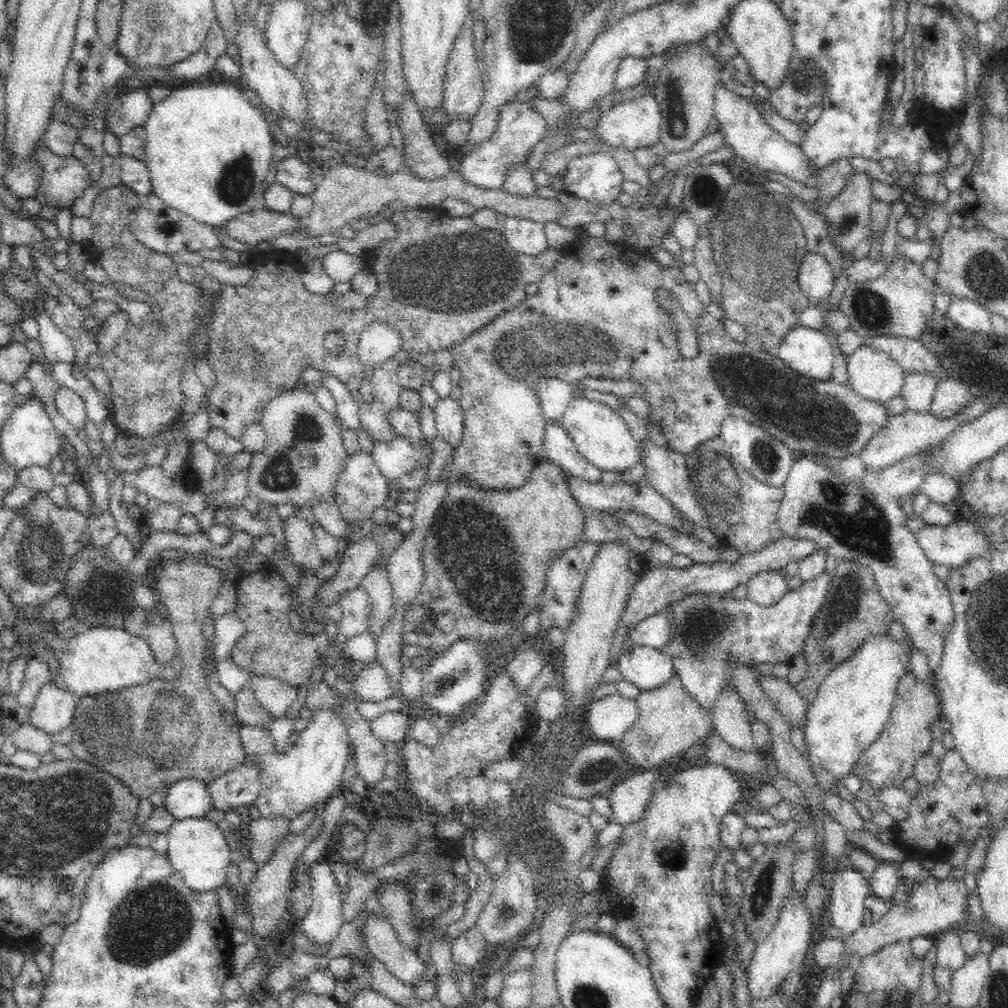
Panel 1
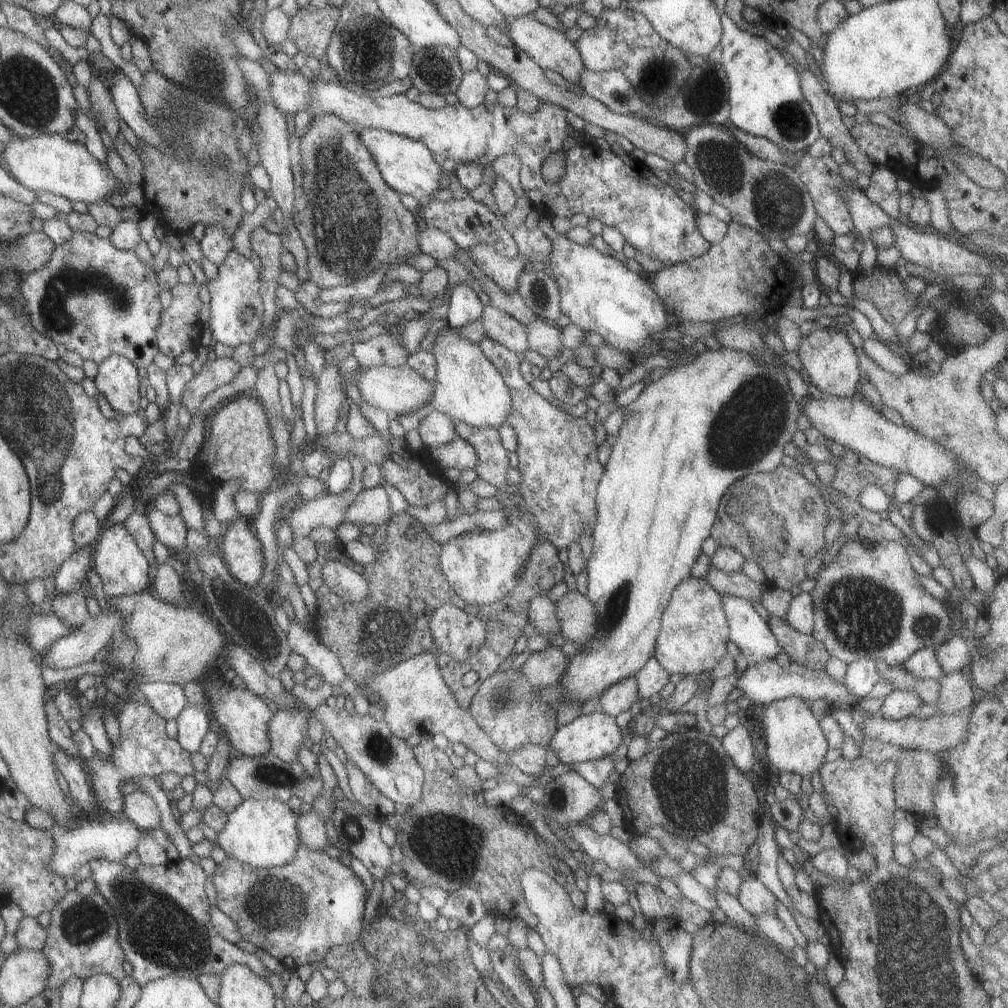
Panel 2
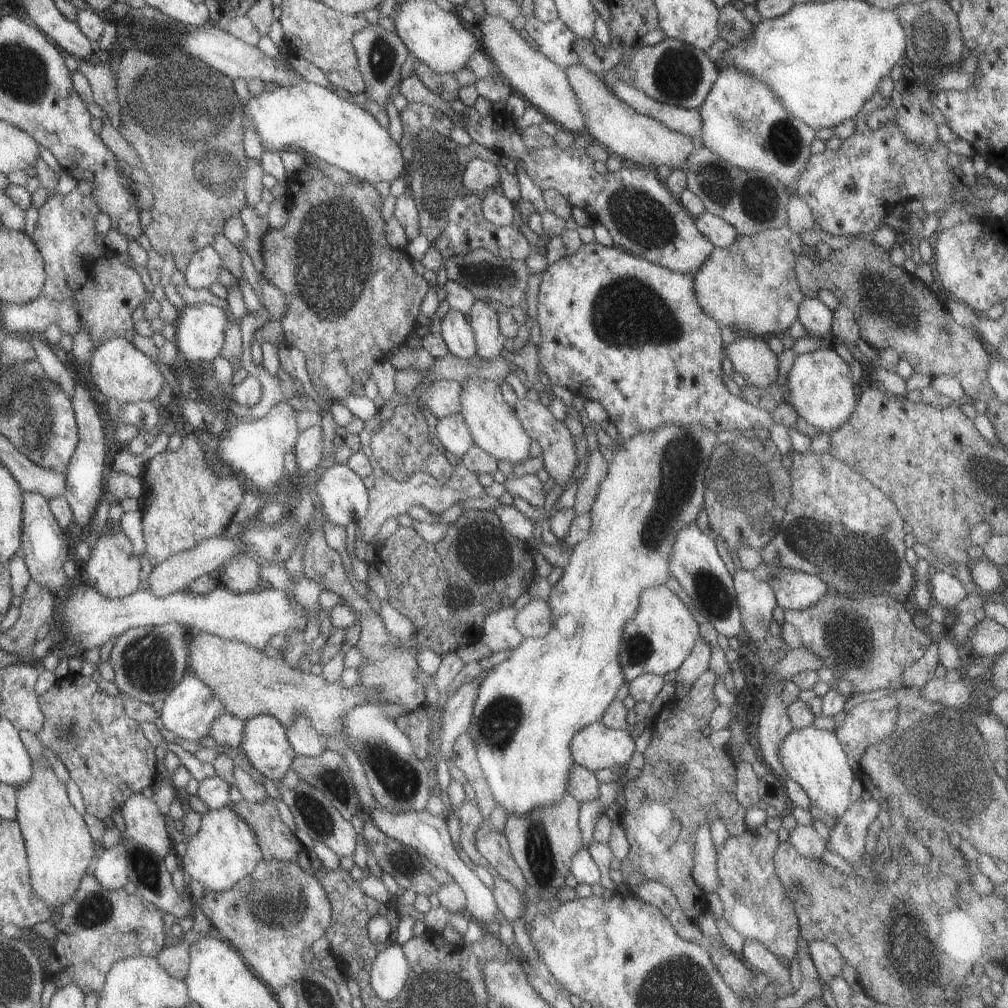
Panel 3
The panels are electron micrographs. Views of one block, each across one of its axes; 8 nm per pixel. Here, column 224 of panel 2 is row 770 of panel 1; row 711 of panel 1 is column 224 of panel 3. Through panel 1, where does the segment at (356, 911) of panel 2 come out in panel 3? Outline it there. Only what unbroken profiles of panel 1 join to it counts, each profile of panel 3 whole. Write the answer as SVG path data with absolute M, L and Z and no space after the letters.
M261 860L231 888L223 892L204 891L198 906L210 920L213 932L238 952L252 974L270 990L293 986L295 980L310 968L301 955L315 940L324 936L331 916L329 900L317 879L311 872L303 872L298 864L283 860Z

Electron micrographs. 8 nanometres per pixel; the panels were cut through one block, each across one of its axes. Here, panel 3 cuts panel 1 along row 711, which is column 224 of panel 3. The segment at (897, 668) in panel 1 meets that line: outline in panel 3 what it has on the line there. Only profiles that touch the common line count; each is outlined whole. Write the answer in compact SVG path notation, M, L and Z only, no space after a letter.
M227 805L219 809L206 809L197 832L186 840L185 854L178 864L188 880L199 882L205 891L223 892L247 876L263 860L253 831Z

